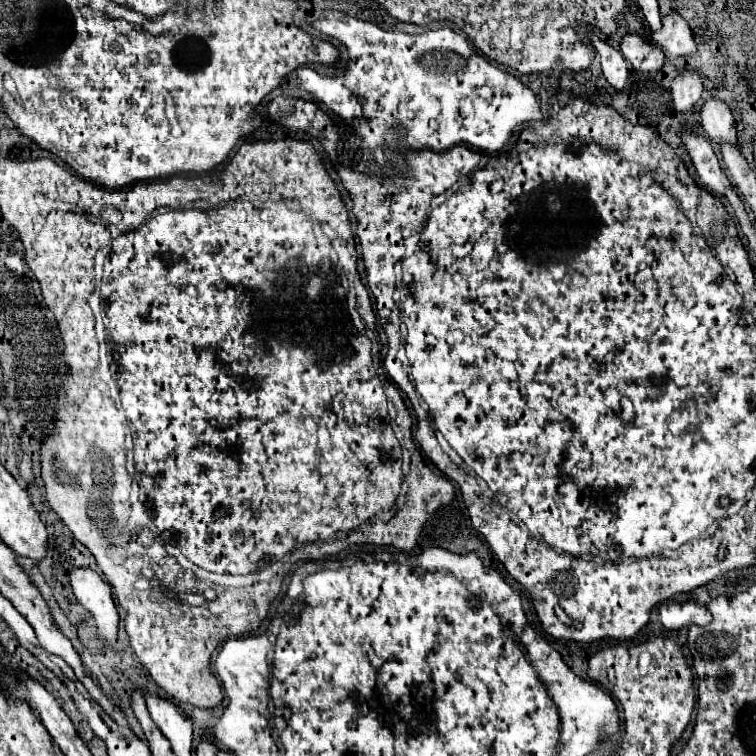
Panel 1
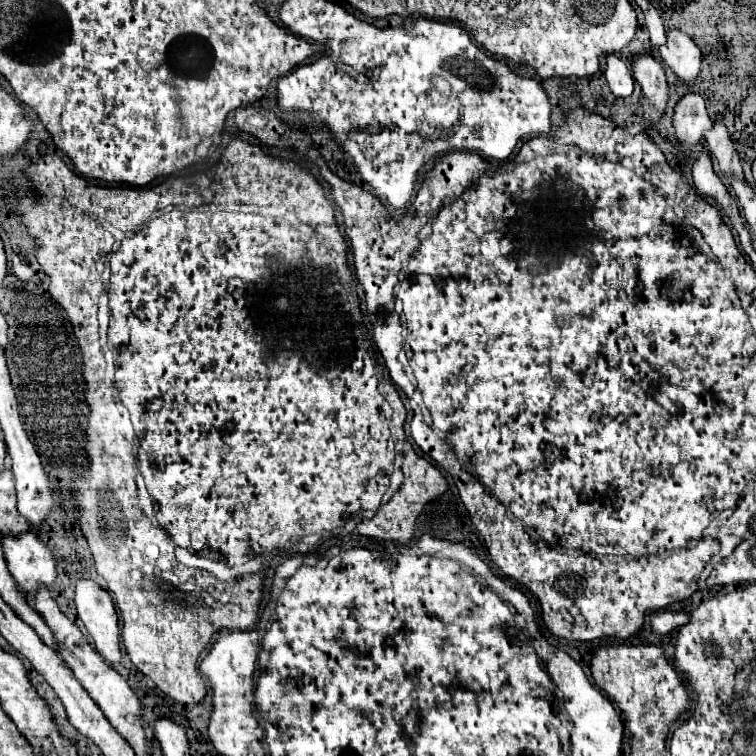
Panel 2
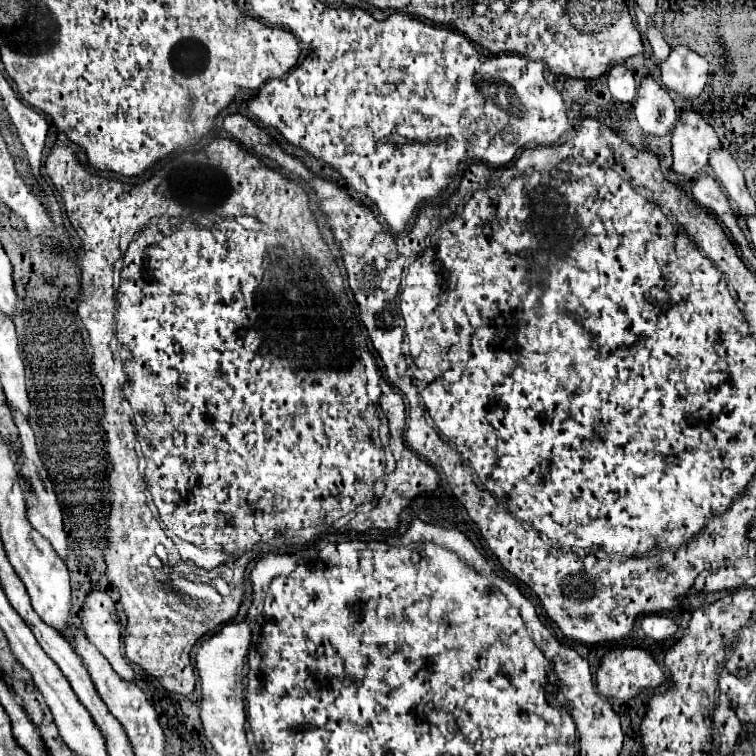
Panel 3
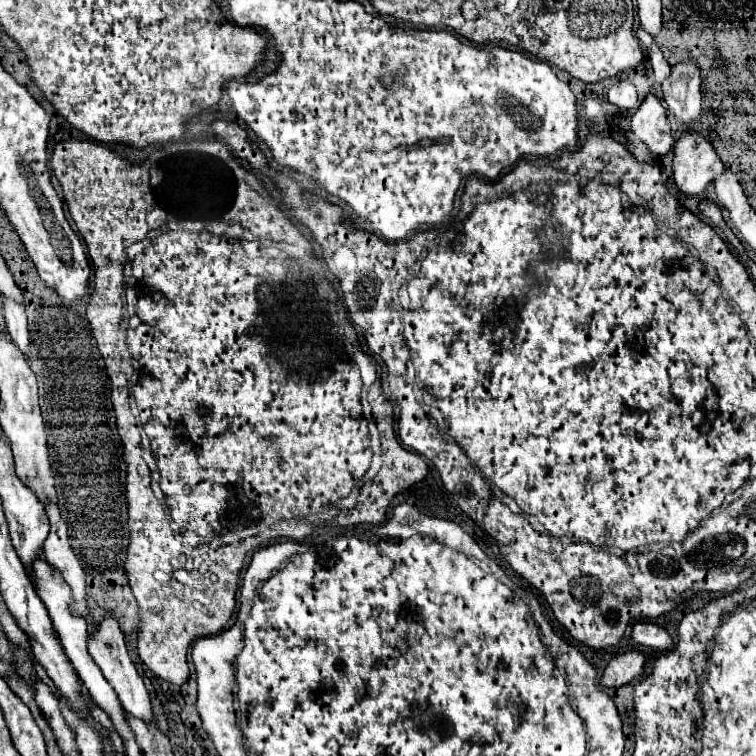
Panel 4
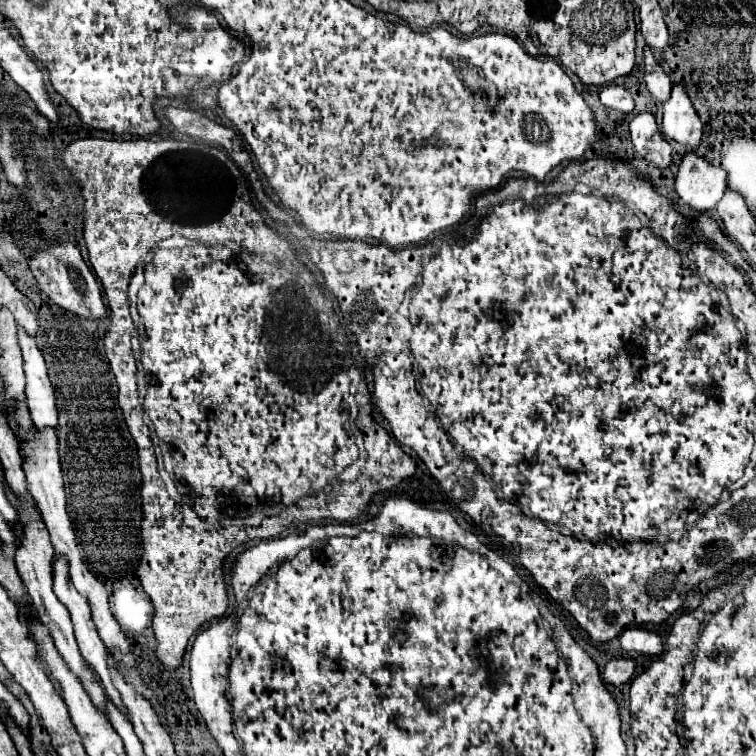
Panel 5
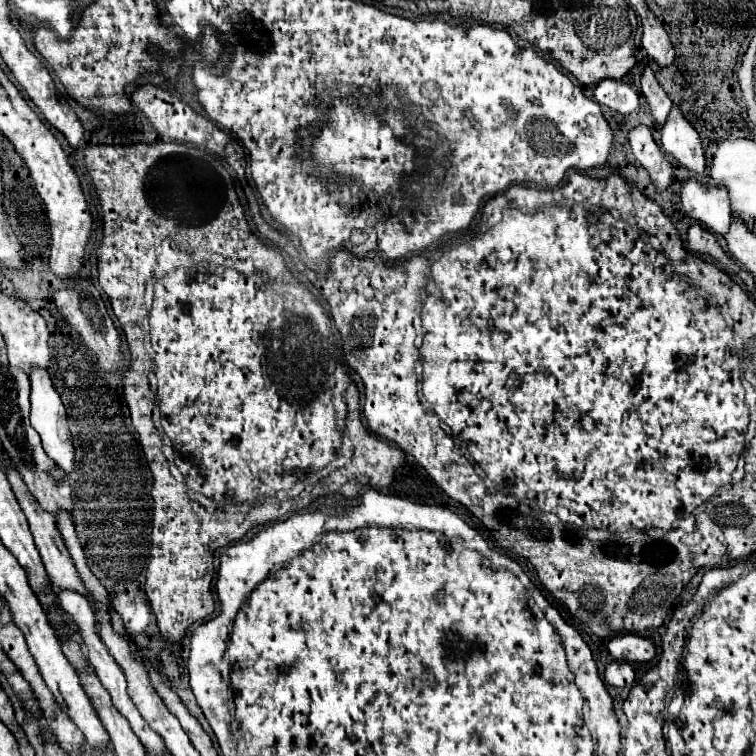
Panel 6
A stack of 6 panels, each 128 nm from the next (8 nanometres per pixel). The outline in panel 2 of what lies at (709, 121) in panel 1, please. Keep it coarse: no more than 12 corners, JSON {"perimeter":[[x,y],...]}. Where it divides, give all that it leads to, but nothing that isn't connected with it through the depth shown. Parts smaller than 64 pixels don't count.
{"perimeter":[[720,120],[704,132],[726,176],[744,178],[730,132]]}

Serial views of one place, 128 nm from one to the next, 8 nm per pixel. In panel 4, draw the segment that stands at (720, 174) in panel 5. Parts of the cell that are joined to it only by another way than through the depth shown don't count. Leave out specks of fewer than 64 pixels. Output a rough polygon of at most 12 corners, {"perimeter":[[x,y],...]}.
{"perimeter":[[682,132],[672,152],[674,182],[706,196],[724,172],[714,146]]}

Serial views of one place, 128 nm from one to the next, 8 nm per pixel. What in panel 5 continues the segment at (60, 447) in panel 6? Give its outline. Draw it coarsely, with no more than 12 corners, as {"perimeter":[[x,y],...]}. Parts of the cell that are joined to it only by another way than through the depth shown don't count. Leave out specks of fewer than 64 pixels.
{"perimeter":[[18,328],[26,398],[38,428],[56,428],[56,398],[42,352]]}

